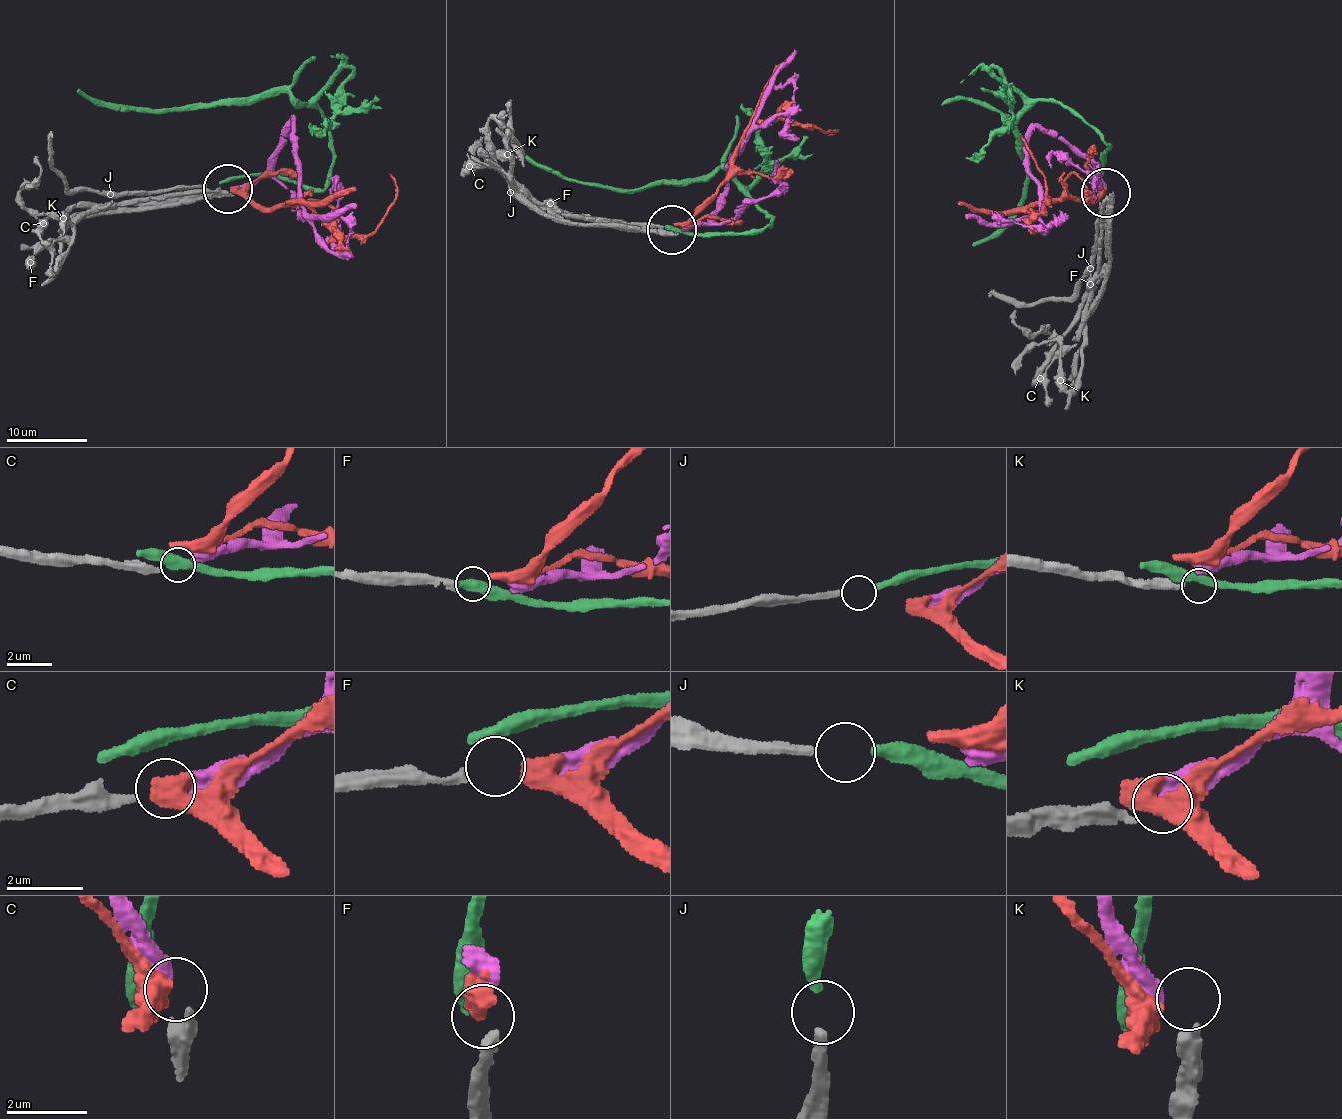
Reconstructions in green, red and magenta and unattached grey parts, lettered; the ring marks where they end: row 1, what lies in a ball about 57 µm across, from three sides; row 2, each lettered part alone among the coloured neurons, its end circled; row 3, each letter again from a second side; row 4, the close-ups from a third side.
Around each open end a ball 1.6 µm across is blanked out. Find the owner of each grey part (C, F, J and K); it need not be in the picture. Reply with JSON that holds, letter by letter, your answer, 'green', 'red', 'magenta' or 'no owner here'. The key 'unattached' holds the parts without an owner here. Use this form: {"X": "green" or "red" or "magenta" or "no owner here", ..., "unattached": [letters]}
{"C": "magenta", "F": "red", "J": "green", "K": "no owner here", "unattached": ["K"]}

